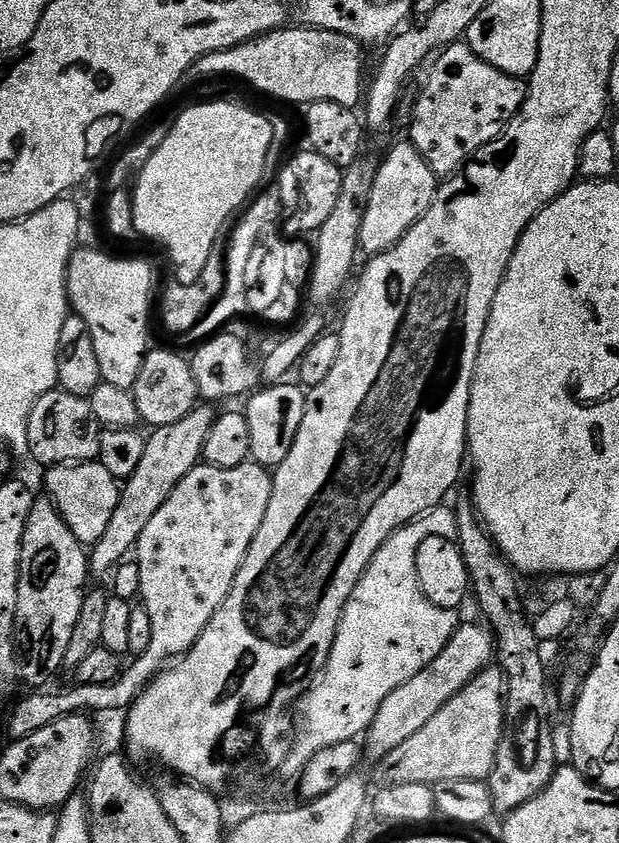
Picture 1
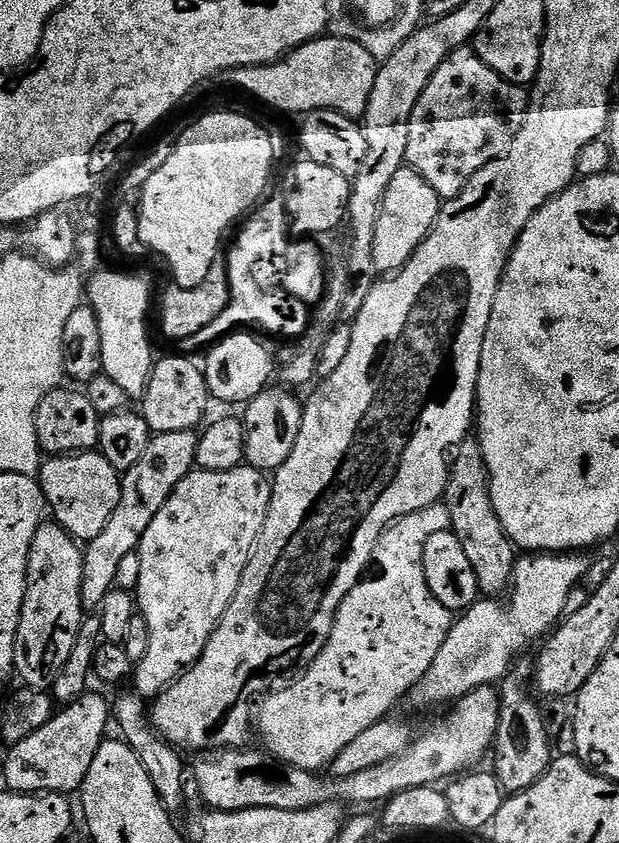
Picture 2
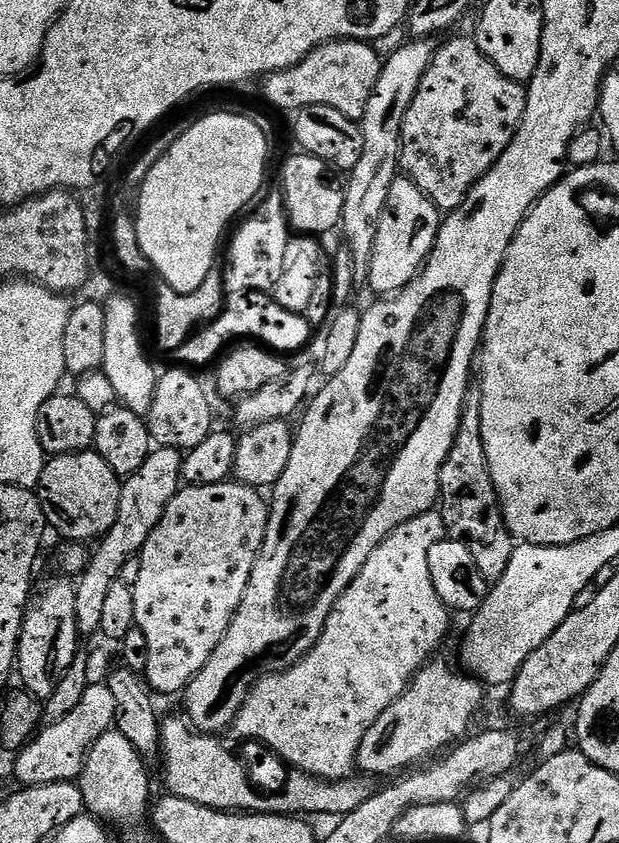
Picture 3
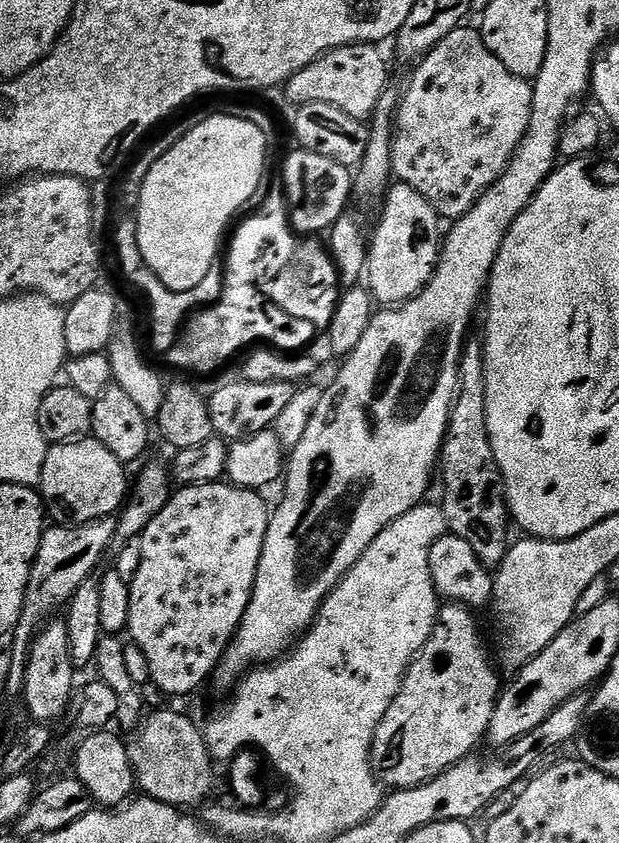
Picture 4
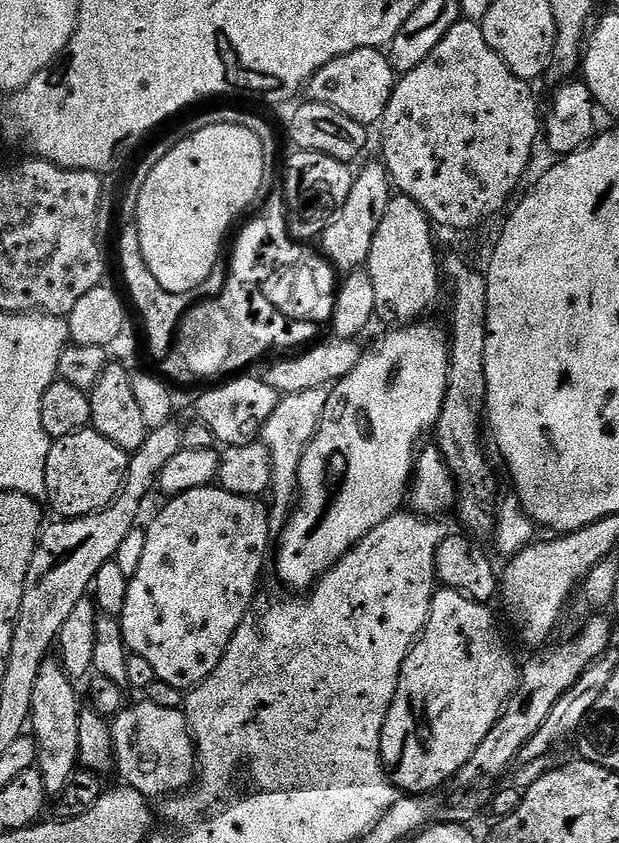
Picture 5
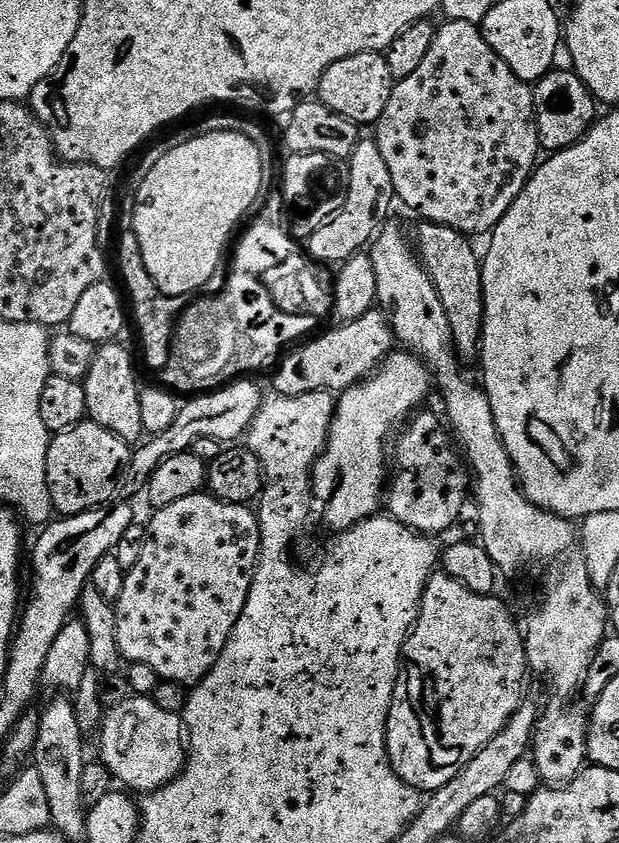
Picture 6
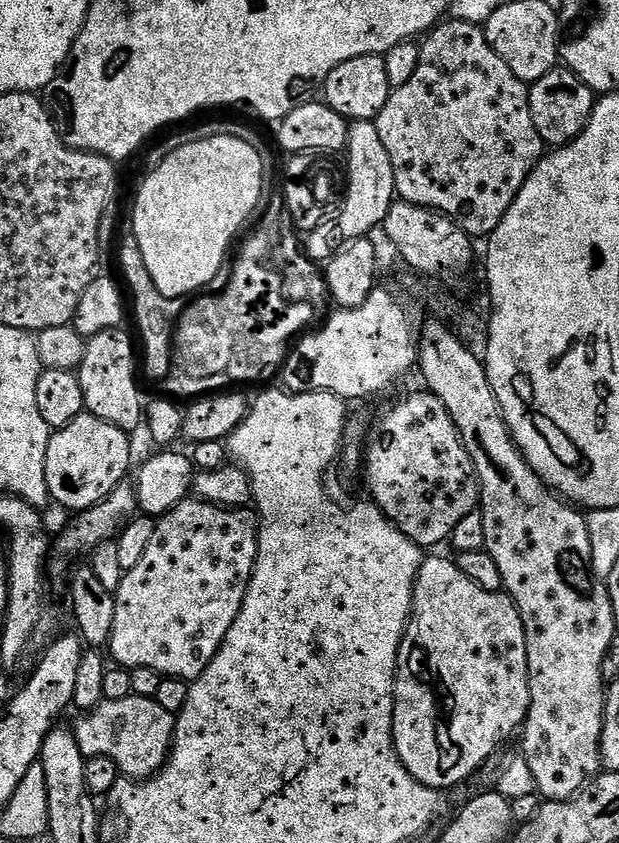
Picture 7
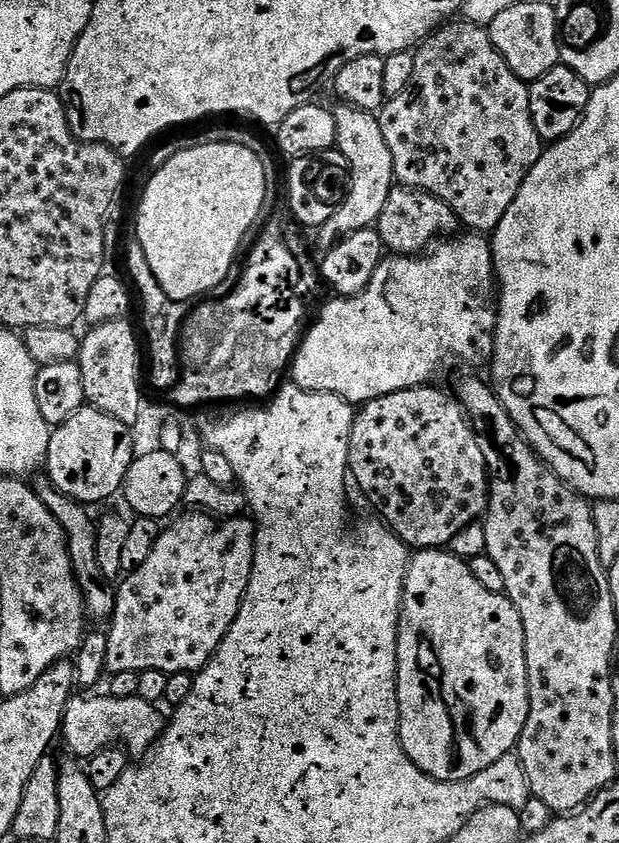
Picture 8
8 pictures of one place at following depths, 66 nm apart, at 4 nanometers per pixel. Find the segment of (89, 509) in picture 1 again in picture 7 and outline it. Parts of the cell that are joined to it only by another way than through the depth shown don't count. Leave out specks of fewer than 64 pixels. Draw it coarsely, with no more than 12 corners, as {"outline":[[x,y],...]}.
{"outline":[[84,412],[49,435],[48,495],[73,513],[125,483],[129,433]]}

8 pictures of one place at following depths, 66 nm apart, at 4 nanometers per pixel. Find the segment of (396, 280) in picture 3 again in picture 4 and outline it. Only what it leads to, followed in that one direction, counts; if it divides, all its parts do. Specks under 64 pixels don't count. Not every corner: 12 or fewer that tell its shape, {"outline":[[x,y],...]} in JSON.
{"outline":[[388,188],[370,236],[377,305],[416,297],[436,273],[442,217],[418,190]]}

